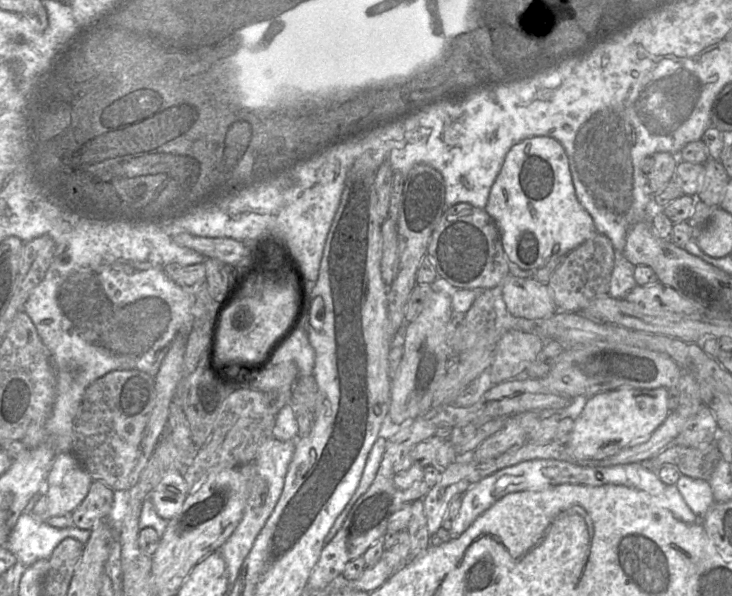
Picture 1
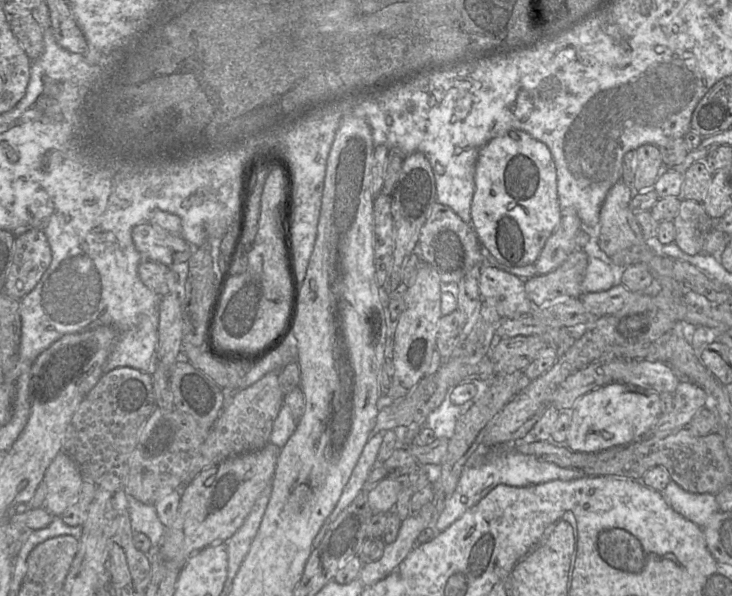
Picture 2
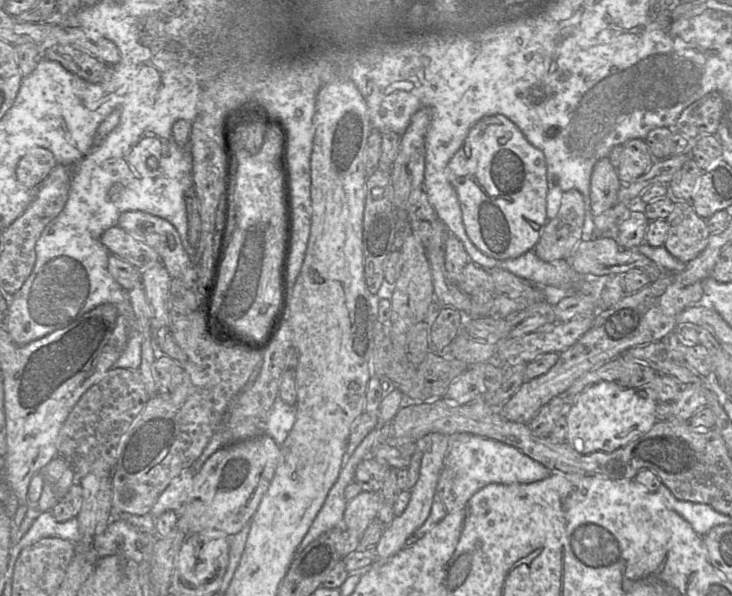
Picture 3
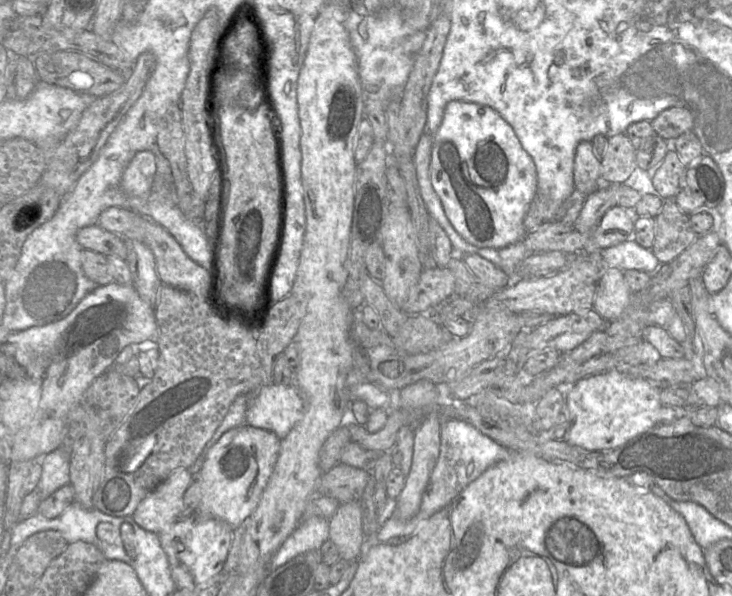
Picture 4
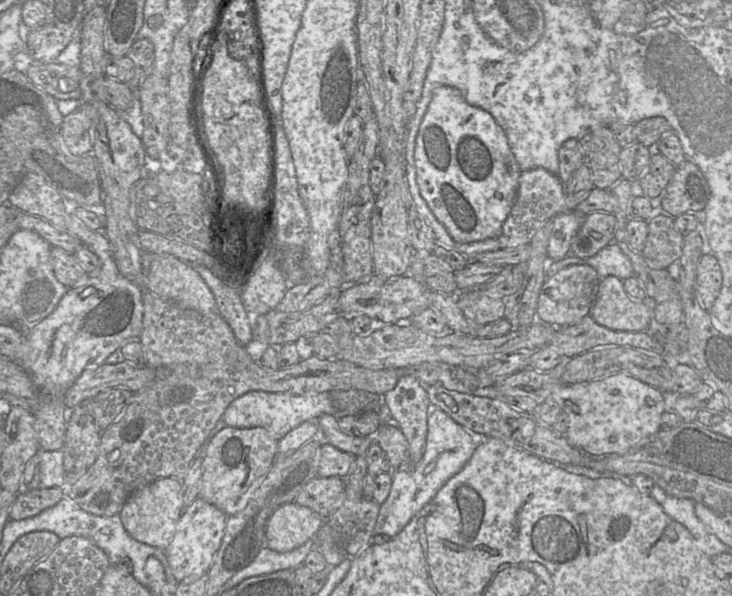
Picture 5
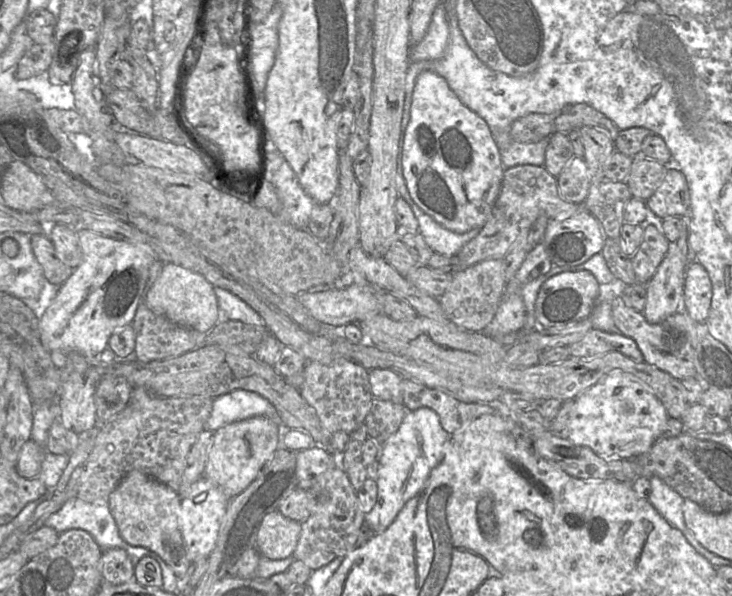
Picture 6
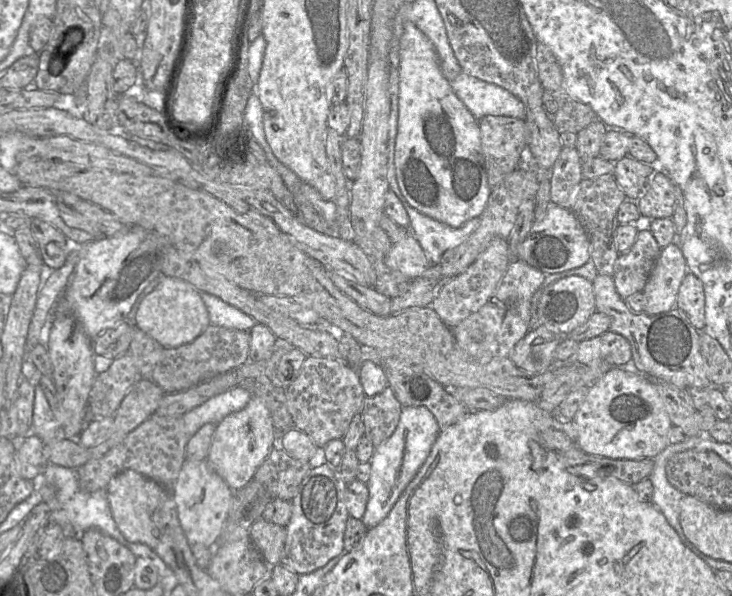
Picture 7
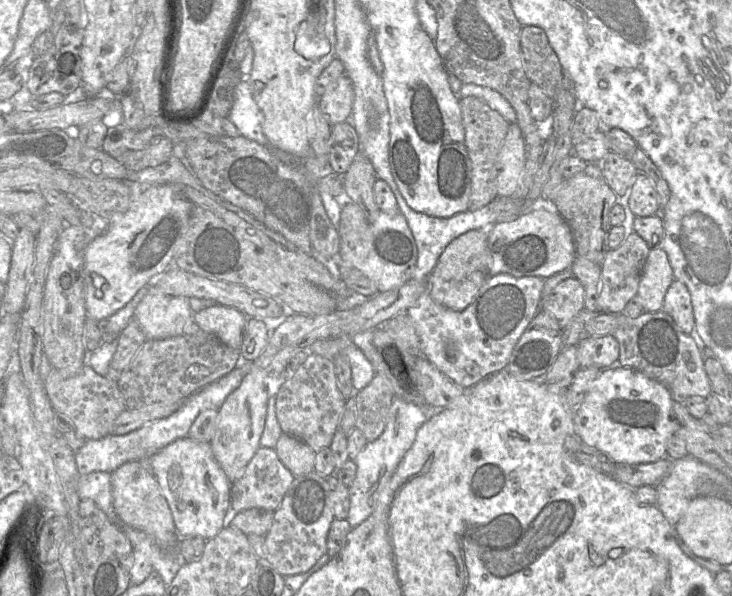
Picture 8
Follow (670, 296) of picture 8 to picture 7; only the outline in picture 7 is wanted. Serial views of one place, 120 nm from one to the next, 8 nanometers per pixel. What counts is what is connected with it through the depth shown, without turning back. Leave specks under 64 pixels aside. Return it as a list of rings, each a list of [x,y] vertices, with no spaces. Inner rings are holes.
[[[688,272],[680,285],[676,308],[682,310],[690,323],[703,331],[706,326],[706,297],[702,281],[692,272]]]

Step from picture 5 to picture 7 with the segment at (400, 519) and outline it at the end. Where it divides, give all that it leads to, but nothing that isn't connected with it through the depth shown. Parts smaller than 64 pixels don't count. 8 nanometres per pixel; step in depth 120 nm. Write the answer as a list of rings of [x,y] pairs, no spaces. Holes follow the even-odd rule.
[[[402,407],[398,425],[393,434],[375,447],[370,459],[371,471],[367,487],[369,497],[361,521],[371,529],[390,513],[408,484],[426,461],[440,432],[433,414],[425,407]]]

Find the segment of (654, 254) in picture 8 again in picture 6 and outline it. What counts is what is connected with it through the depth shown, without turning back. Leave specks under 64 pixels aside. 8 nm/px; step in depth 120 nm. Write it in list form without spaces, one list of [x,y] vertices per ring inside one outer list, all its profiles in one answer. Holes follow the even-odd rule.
[[[670,243],[670,248],[655,275],[646,284],[647,301],[642,313],[649,323],[661,322],[680,311],[688,264],[677,245]]]

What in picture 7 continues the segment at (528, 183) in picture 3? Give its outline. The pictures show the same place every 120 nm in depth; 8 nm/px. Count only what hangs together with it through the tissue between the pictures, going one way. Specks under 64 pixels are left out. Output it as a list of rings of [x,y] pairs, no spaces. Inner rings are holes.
[[[408,20],[403,22],[399,38],[398,69],[398,130],[394,163],[399,188],[417,211],[451,227],[460,227],[468,220],[481,216],[492,191],[485,169],[478,120],[457,97],[443,75],[431,41]]]

